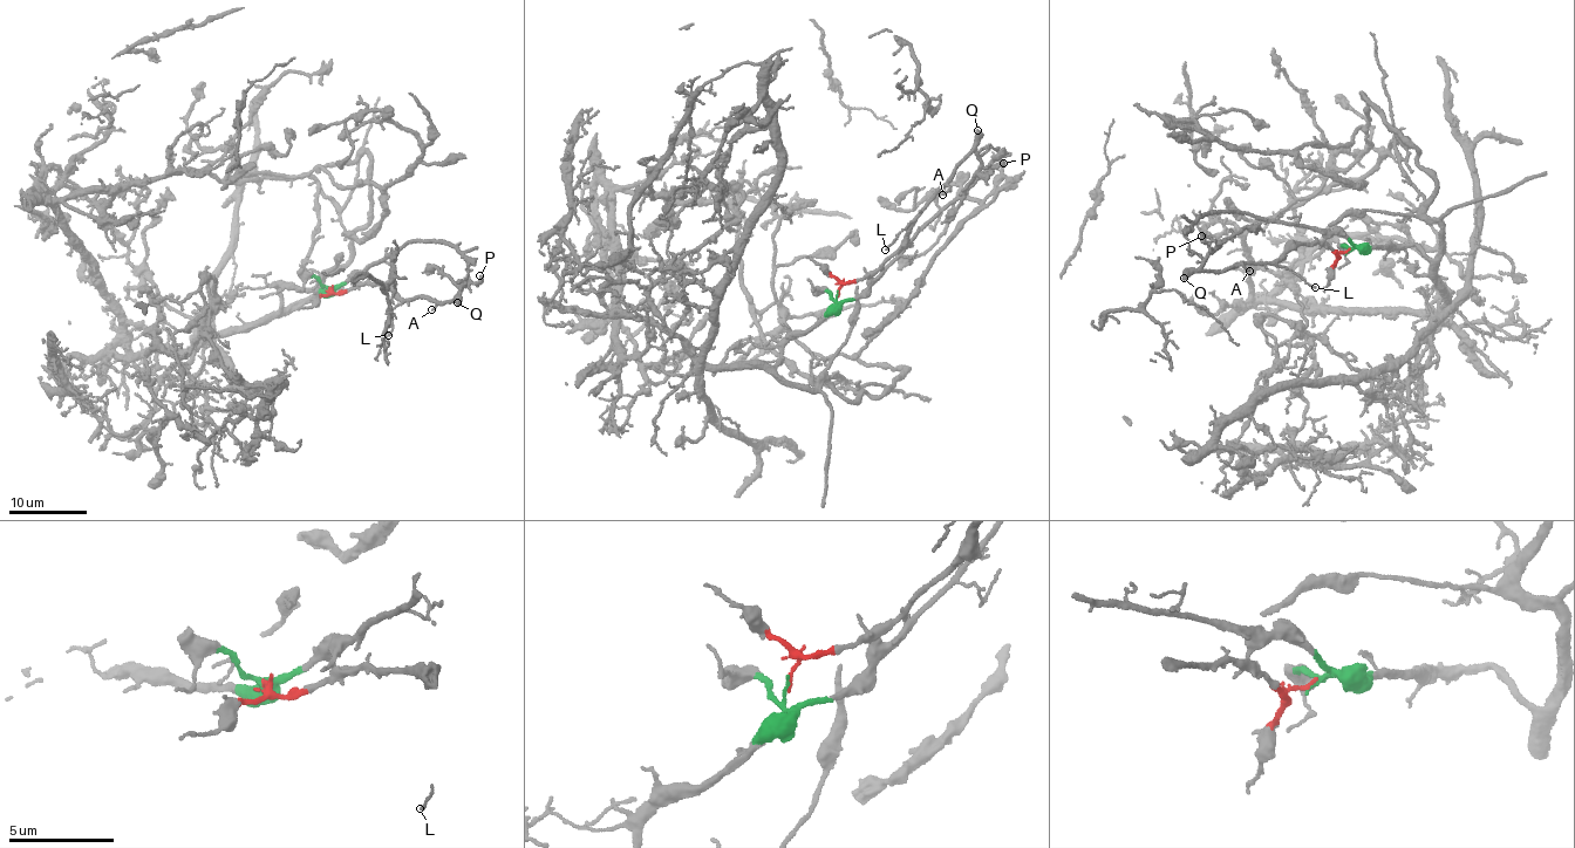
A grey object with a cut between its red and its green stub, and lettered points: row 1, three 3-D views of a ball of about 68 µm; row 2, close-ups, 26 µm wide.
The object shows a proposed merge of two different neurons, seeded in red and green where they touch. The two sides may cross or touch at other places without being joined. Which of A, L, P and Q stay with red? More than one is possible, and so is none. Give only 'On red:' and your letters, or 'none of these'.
On red: A, L, P, Q

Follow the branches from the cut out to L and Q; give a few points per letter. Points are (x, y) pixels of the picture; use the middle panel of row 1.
L: (837, 294), (844, 282), (867, 278), (883, 267), (897, 253), (911, 224), (885, 248)
Q: (837, 294), (844, 282), (867, 278), (897, 253), (916, 219), (970, 151), (977, 129)

